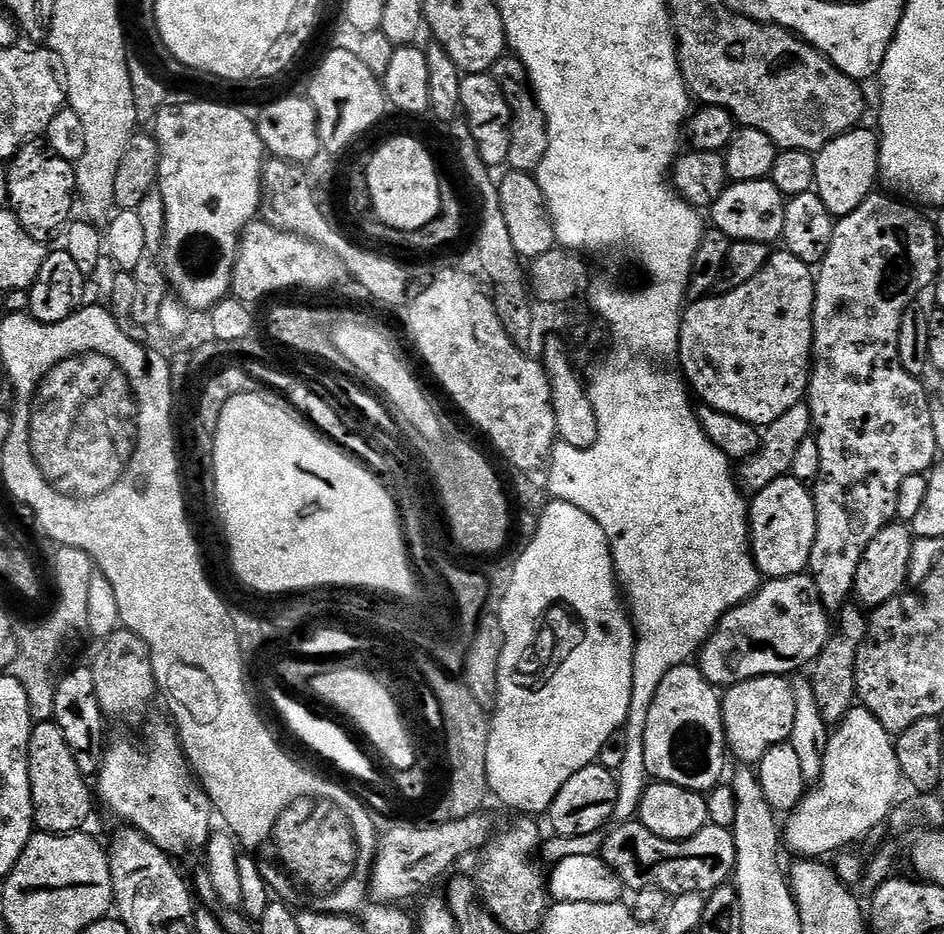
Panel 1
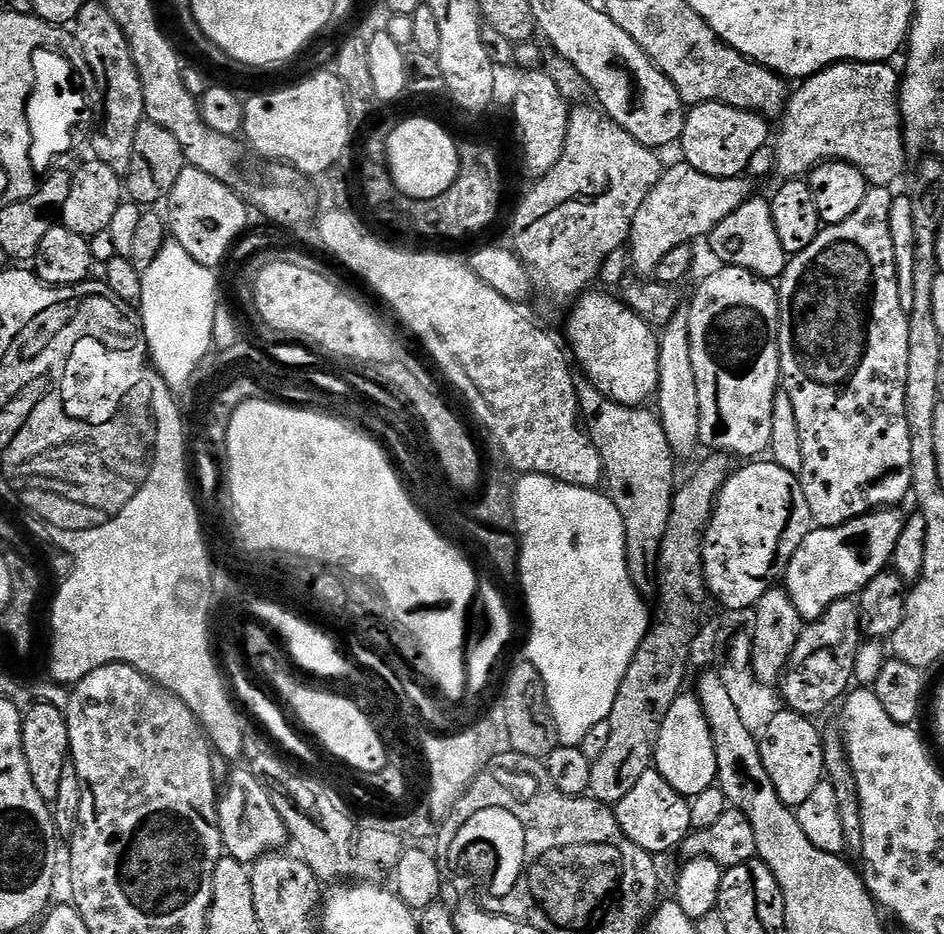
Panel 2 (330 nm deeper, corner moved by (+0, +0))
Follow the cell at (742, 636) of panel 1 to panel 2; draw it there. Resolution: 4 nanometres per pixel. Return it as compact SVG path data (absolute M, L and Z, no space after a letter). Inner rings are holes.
M877 510L842 526L813 527L806 538L802 538L802 546L798 546L782 577L802 619L805 622L819 620L834 602L859 597L863 588L891 565L905 519L905 513L900 510Z

